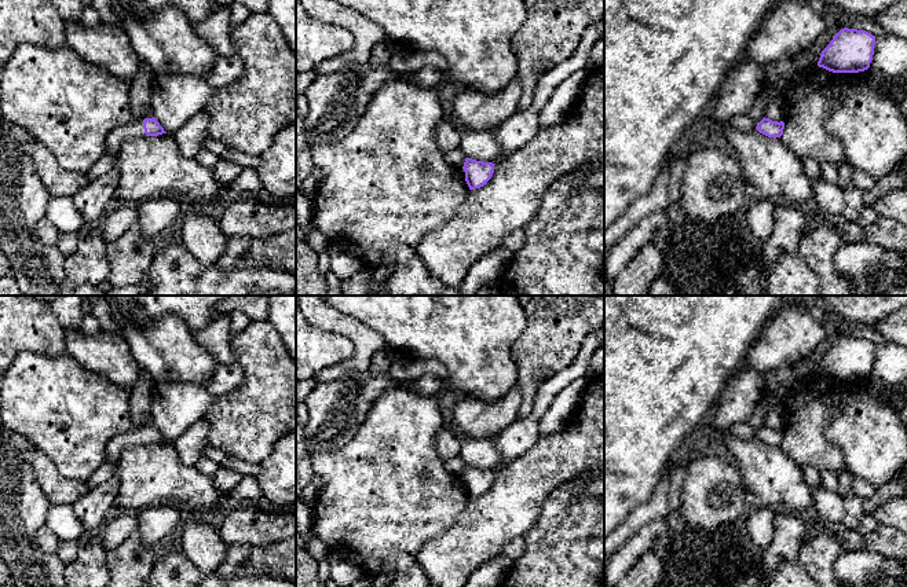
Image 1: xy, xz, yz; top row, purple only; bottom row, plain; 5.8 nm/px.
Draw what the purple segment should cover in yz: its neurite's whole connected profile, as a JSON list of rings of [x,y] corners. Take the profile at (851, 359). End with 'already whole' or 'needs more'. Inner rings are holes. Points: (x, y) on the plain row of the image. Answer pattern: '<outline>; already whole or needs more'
[[[841,337],[822,359],[818,374],[833,381],[859,381],[870,375],[875,344],[866,338]]]; already whole

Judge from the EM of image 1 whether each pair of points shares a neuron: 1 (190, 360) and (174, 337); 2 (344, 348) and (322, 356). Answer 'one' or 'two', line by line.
1: one
2: one

